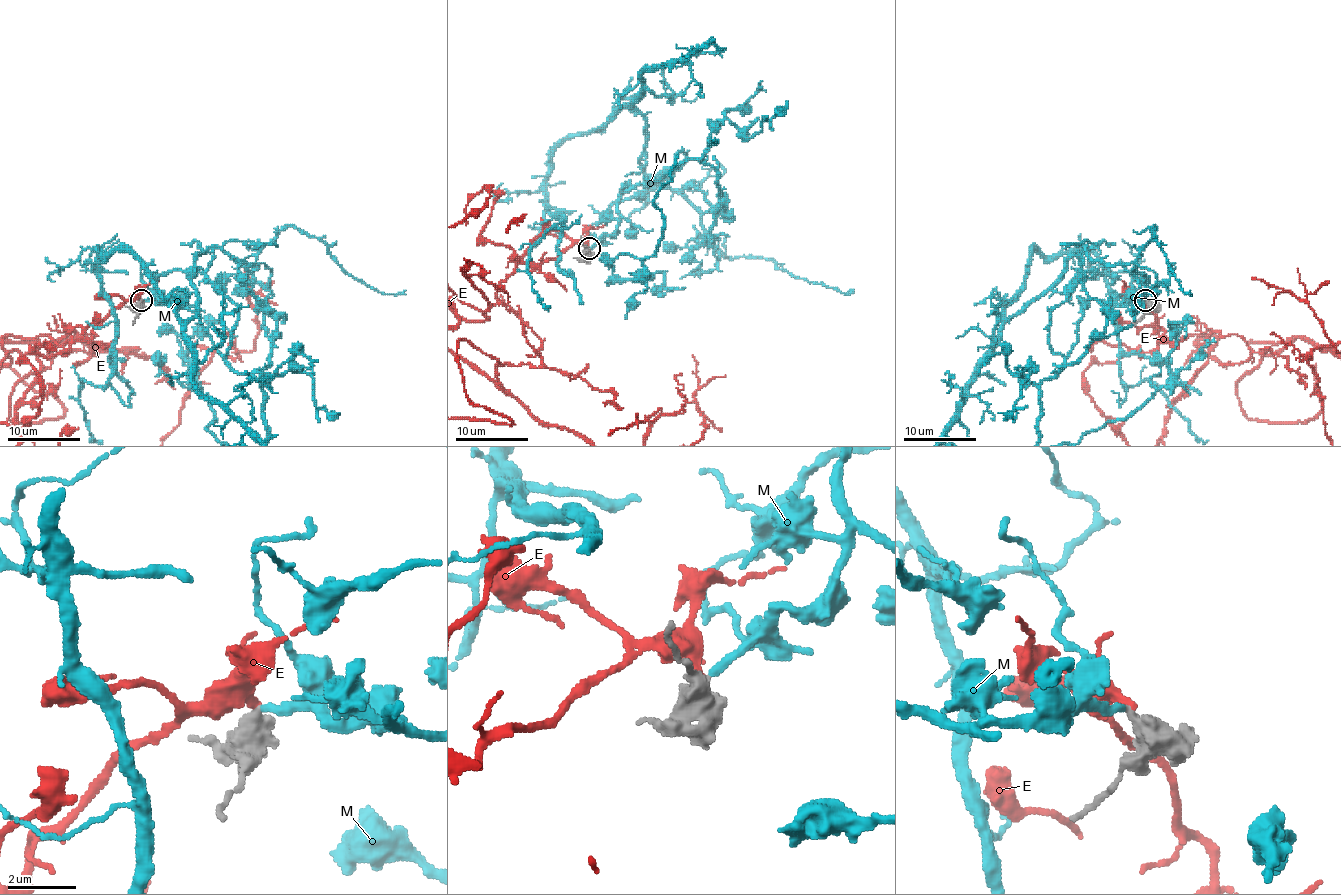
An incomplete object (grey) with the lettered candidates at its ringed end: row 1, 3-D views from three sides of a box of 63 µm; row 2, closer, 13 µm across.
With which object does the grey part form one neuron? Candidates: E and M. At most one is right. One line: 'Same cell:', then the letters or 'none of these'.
Same cell: M

